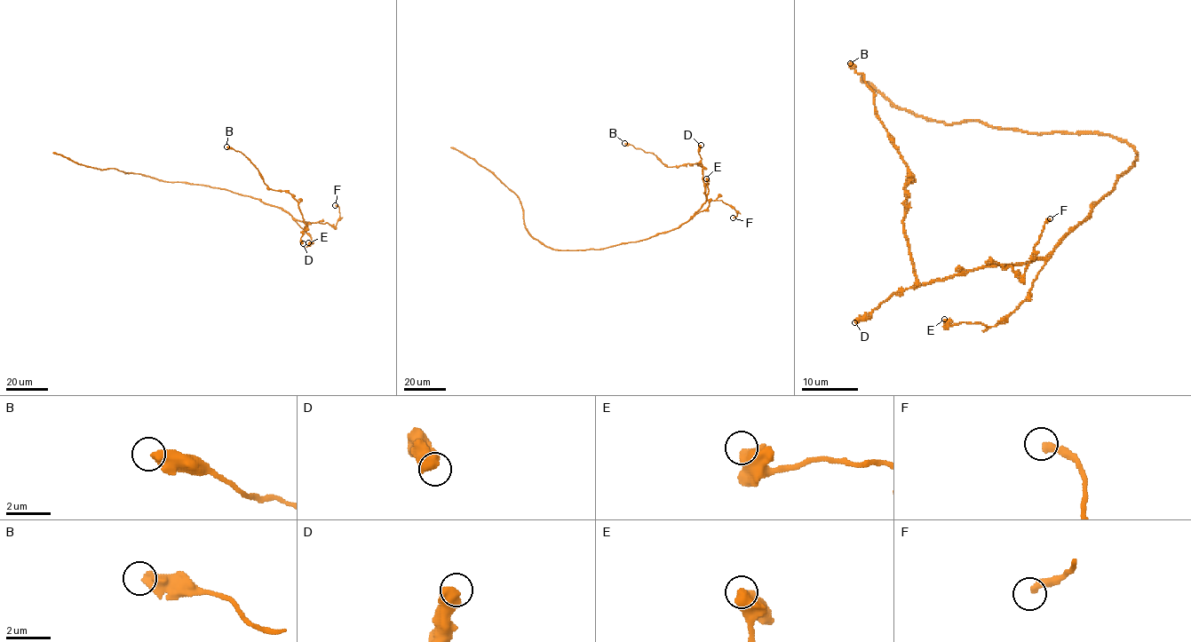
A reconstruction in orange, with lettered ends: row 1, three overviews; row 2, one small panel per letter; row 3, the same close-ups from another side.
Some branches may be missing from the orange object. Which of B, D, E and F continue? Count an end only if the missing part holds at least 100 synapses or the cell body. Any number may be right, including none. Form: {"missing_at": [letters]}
{"missing_at": []}

